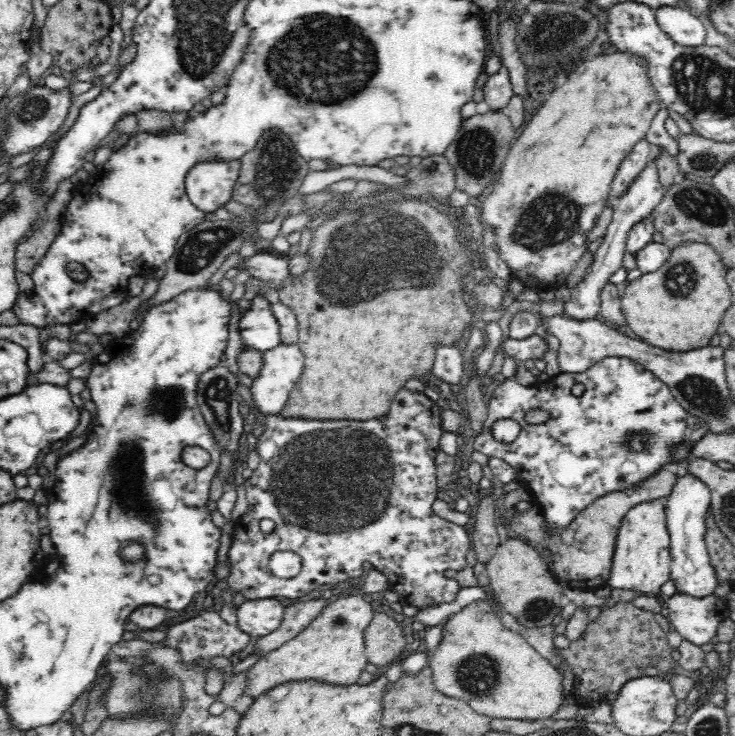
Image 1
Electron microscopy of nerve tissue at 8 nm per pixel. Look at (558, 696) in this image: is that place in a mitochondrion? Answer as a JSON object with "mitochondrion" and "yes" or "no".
{"mitochondrion":"no"}

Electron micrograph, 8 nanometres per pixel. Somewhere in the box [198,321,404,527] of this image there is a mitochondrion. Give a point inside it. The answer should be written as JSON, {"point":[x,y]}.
{"point":[218,392]}

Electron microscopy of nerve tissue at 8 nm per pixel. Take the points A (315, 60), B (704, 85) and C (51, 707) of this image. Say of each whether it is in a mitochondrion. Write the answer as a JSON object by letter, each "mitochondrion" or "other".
{"A":"mitochondrion","B":"mitochondrion","C":"other"}

